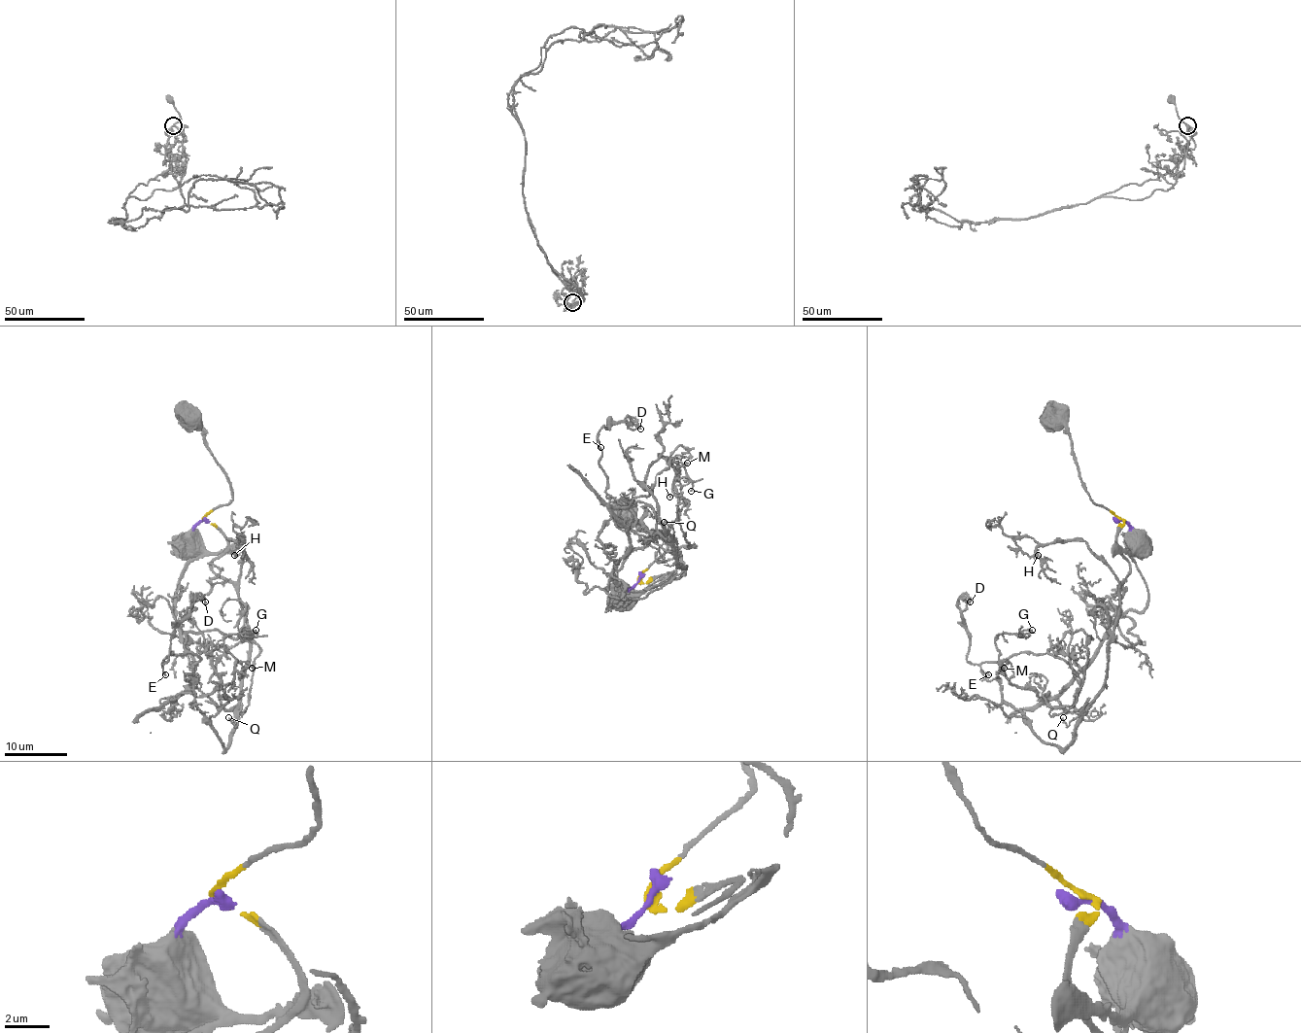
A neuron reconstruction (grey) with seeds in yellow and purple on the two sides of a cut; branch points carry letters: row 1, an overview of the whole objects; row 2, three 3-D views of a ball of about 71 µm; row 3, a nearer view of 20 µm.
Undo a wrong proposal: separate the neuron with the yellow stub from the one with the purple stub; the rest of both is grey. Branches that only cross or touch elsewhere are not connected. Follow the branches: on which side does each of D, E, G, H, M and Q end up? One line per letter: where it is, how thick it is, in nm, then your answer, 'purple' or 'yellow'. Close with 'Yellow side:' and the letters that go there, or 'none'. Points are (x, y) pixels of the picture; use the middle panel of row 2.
D: (640, 429) | 150 nm | purple
E: (600, 447) | 170 nm | purple
G: (691, 491) | 180 nm | purple
H: (669, 497) | 200 nm | yellow
M: (687, 463) | 110 nm | purple
Q: (664, 522) | 180 nm | yellow
Yellow side: H, Q

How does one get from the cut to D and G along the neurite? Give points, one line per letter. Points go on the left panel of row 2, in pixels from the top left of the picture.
D: (204, 519), (172, 610), (192, 670), (200, 659), (171, 653), (163, 664), (172, 631), (197, 600), (205, 602)
G: (204, 519), (172, 610), (194, 667), (177, 697), (232, 681), (235, 659), (224, 640), (256, 629)

